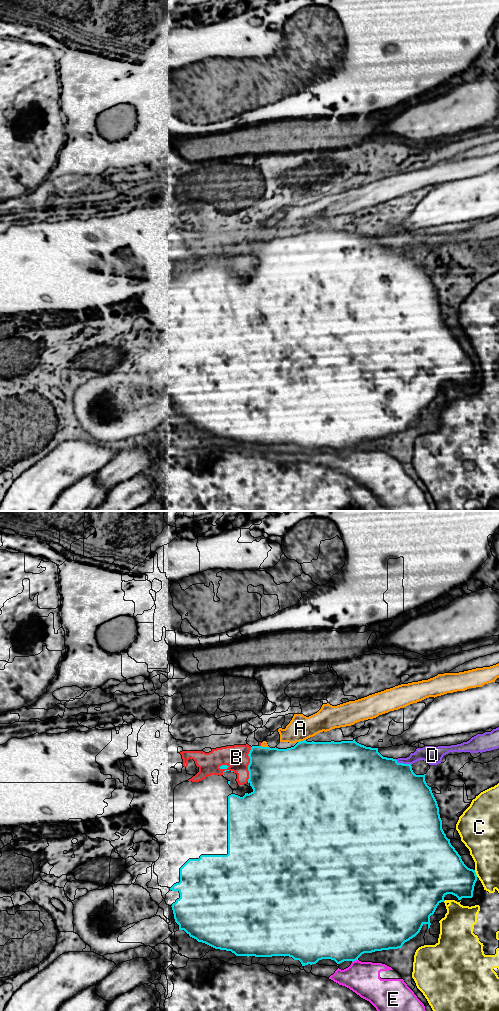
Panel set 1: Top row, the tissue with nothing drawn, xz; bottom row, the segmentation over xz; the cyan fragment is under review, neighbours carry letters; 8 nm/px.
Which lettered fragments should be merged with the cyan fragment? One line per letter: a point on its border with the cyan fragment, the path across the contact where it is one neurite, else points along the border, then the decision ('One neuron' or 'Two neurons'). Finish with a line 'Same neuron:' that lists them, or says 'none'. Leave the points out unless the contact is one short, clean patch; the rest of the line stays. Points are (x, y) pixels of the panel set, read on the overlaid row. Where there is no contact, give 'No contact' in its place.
A: Touches cyan at xz (301, 741). Two neurons
B: Touches cyan at xz (249, 764). Two neurons
C: Touches cyan at xz (475, 873). Two neurons
D: Touches cyan at xz (402, 763). Two neurons
E: Touches cyan at xz (354, 960). Two neurons
Same neuron: none

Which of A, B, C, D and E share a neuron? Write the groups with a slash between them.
A B / C / D / E

